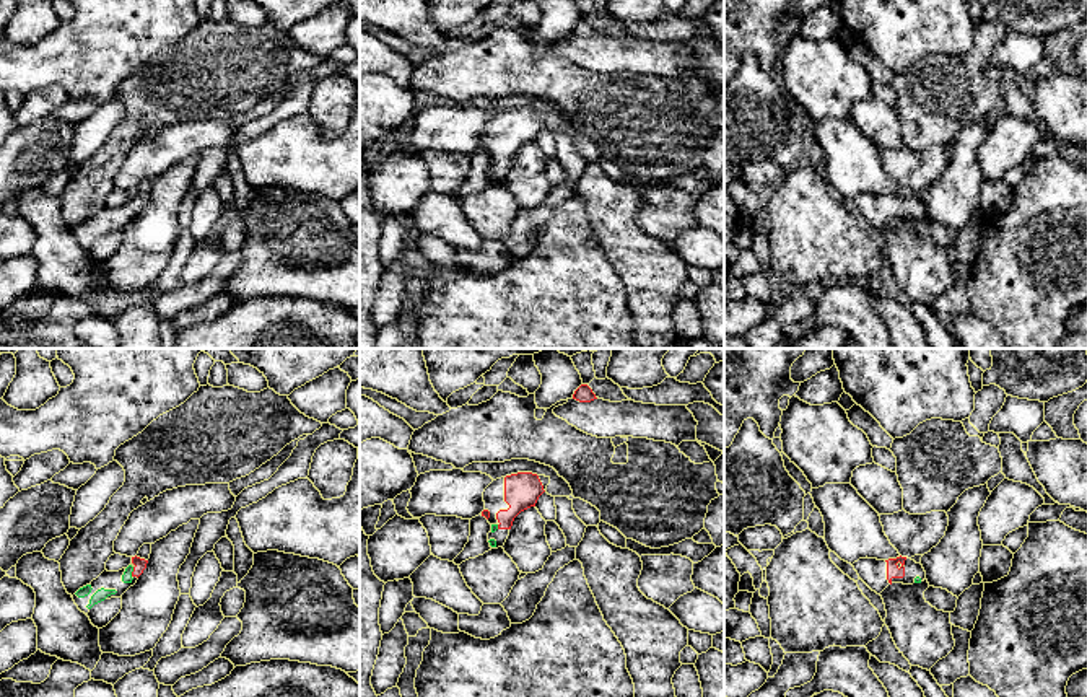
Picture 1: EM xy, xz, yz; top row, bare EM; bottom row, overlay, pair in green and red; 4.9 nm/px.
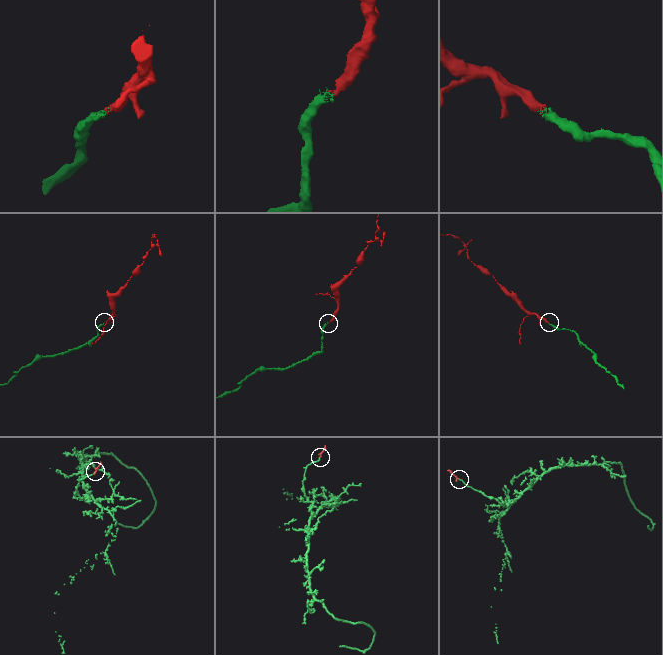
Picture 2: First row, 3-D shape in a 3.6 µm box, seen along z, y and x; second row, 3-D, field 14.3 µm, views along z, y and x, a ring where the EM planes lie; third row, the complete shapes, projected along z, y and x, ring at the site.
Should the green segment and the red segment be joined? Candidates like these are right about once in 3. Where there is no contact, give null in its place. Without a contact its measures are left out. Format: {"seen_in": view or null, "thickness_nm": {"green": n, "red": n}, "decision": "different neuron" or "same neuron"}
{"seen_in": "xy", "thickness_nm": {"green": 50, "red": 60}, "decision": "same neuron"}

